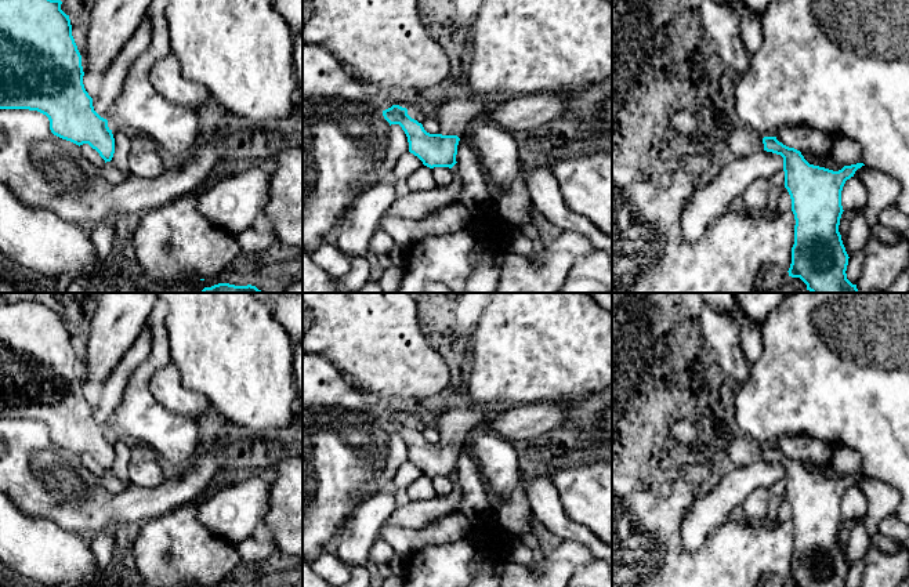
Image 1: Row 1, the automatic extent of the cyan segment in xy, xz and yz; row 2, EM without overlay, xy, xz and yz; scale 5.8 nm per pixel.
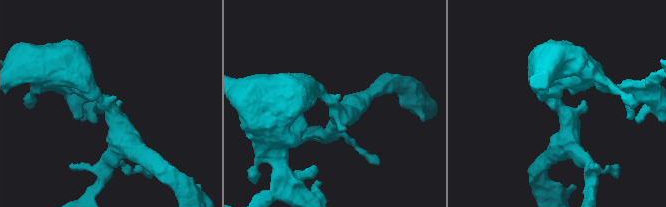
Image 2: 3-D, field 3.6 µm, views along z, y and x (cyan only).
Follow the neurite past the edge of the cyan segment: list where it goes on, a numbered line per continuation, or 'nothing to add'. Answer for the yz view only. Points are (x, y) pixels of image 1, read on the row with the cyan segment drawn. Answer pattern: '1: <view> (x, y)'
1: yz (742, 141)

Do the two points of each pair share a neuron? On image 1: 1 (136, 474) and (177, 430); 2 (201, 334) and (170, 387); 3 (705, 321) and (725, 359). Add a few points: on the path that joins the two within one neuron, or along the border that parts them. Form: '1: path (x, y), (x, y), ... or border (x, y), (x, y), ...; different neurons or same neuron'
1: border (159, 457), (165, 463); different neurons
2: border (170, 359), (178, 370), (181, 381), (202, 394); different neurons
3: path (714, 330), (724, 340), (725, 350); same neuron

